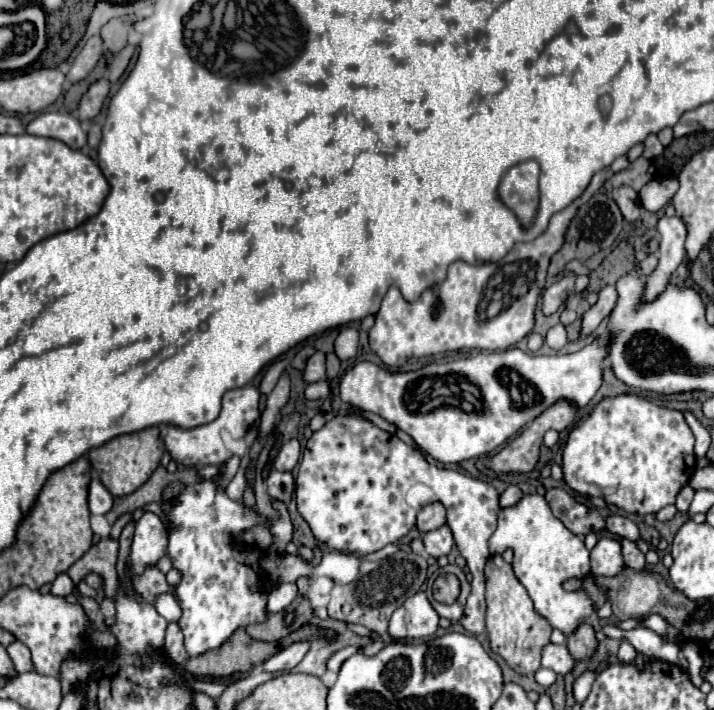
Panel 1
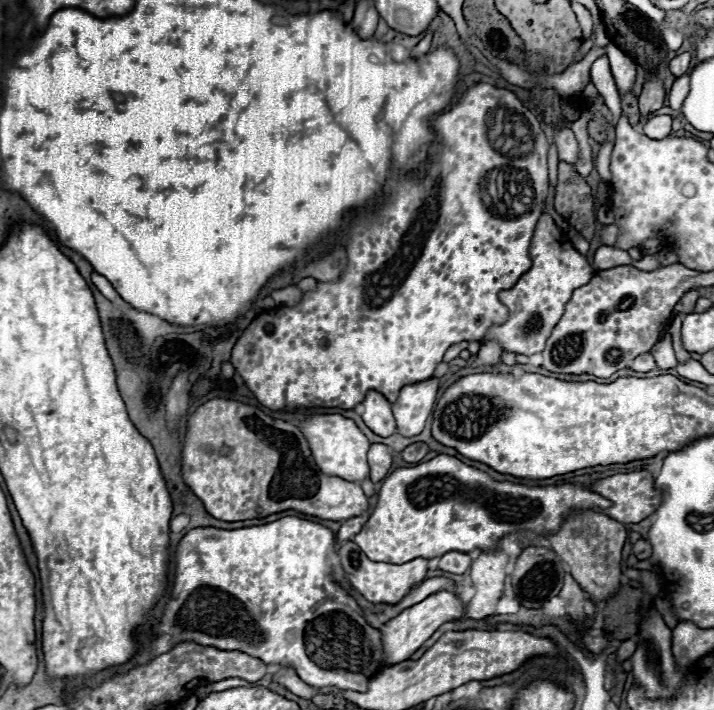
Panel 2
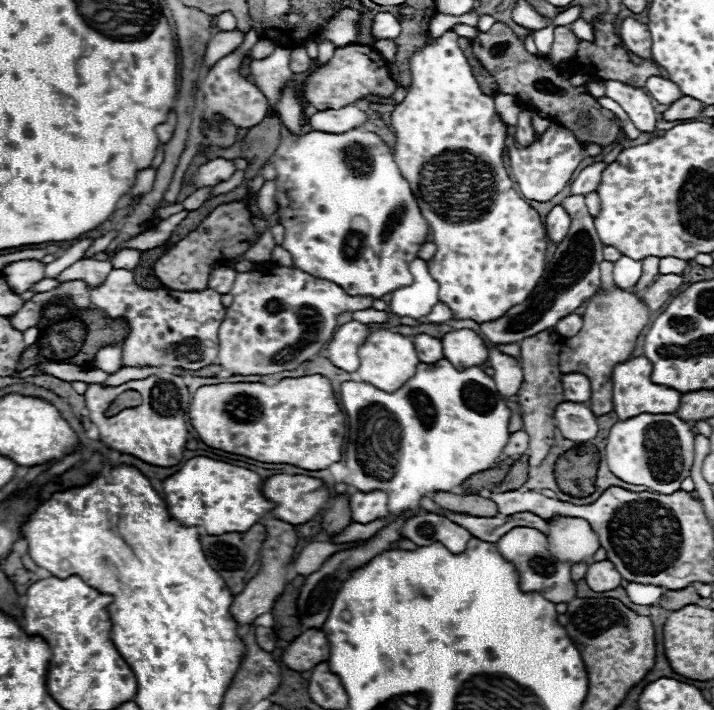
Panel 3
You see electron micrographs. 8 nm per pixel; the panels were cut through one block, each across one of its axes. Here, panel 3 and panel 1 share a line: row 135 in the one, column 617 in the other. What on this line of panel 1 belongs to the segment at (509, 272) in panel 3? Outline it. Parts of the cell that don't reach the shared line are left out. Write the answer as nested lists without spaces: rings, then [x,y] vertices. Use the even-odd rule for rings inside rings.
[[[620,394],[598,402],[592,414],[570,432],[562,452],[564,480],[572,490],[584,496],[600,496],[628,514],[652,514],[674,504],[680,488],[688,484],[692,470],[686,450],[694,450],[694,434],[682,412],[658,406],[636,394]]]

